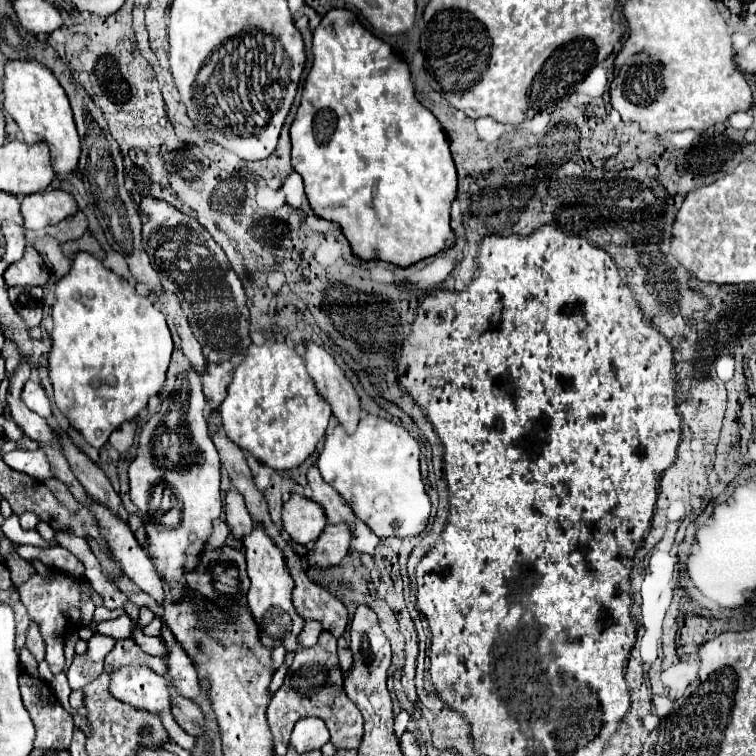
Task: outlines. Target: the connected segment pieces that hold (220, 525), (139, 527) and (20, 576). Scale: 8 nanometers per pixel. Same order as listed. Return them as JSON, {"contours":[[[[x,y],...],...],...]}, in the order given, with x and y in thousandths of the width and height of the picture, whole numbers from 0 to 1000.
{"contours":[[[[288,684],[288,687],[283,689],[283,702],[280,702],[280,710],[275,713],[275,724],[278,724],[278,726],[291,726],[291,724],[296,721],[302,705],[304,705],[304,702],[302,702],[296,687]]],[[[172,679],[172,681],[169,681],[169,694],[172,694],[175,705],[180,708],[180,713],[185,716],[185,721],[190,724],[190,716],[193,716],[193,710],[190,710],[190,692],[188,692],[185,681],[180,681],[180,679]]],[[[11,731],[8,734],[8,750],[11,750],[11,755],[13,755],[16,769],[19,769],[21,776],[29,774],[32,769],[37,769],[48,758],[45,750],[37,742],[32,742],[24,731]]]]}

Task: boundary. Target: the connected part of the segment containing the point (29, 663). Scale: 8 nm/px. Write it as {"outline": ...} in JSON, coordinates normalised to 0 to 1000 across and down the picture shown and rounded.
{"outline":[[[29,858],[26,861],[26,880],[29,880],[29,888],[42,893],[42,896],[50,896],[50,877],[48,872],[40,866],[37,858]]]}

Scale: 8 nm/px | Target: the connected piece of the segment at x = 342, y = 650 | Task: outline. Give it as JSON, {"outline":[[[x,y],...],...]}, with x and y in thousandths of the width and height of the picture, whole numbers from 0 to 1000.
{"outline":[[[455,843],[447,845],[447,869],[450,869],[450,880],[452,880],[452,885],[460,888],[463,880],[466,880],[466,864],[463,864],[463,856],[460,856],[460,851],[458,851]]]}

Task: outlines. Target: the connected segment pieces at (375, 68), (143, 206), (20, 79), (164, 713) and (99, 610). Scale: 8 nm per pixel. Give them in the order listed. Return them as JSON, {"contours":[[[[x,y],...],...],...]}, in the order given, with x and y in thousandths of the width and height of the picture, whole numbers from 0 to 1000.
{"contours":[[[[439,12],[431,17],[431,22],[423,28],[421,38],[415,41],[415,54],[413,54],[413,70],[415,70],[415,83],[407,97],[402,120],[399,120],[399,134],[392,149],[392,157],[384,168],[384,181],[386,181],[386,224],[399,231],[402,247],[405,247],[405,261],[410,266],[410,274],[415,282],[426,290],[434,290],[444,298],[450,298],[455,313],[466,324],[466,335],[481,345],[489,343],[503,343],[511,348],[521,348],[526,353],[542,353],[563,340],[571,340],[587,329],[601,327],[601,308],[595,303],[595,271],[603,263],[603,221],[593,197],[593,184],[579,163],[579,157],[550,134],[548,128],[548,110],[542,104],[542,91],[534,78],[524,73],[524,67],[511,60],[505,52],[495,49],[489,41],[484,41],[471,20],[460,12]]],[[[196,258],[185,263],[185,287],[190,329],[198,337],[201,353],[206,356],[214,380],[238,396],[254,440],[267,456],[267,467],[272,472],[272,491],[267,499],[270,520],[275,528],[275,544],[283,546],[296,530],[310,488],[323,478],[331,456],[331,417],[320,372],[304,353],[294,327],[259,287],[243,284],[225,269]]],[[[11,81],[5,99],[5,144],[24,163],[26,179],[37,192],[61,189],[69,202],[74,231],[103,226],[106,181],[95,157],[95,144],[77,104],[50,81]]],[[[167,880],[167,882],[159,882],[159,885],[148,888],[148,890],[146,890],[146,917],[148,917],[153,925],[159,925],[159,927],[175,933],[177,938],[188,938],[188,940],[196,940],[196,943],[201,943],[201,946],[209,946],[209,948],[214,951],[214,959],[217,959],[217,964],[222,967],[222,972],[225,972],[238,988],[243,988],[246,993],[254,993],[254,991],[257,991],[257,983],[259,983],[257,975],[251,975],[243,964],[238,964],[238,962],[233,959],[228,943],[225,943],[225,917],[222,917],[222,903],[220,903],[220,898],[217,898],[214,893],[209,893],[209,890],[204,890],[196,880]]],[[[130,800],[130,803],[127,803],[127,819],[130,819],[130,821],[153,819],[153,816],[159,816],[159,813],[164,813],[164,806],[161,806],[161,803],[159,803],[159,806],[143,806],[143,803],[138,803],[138,800]]]]}

